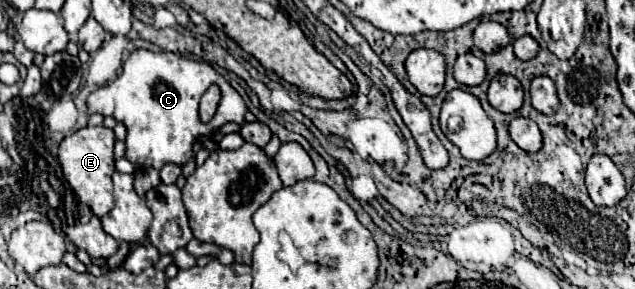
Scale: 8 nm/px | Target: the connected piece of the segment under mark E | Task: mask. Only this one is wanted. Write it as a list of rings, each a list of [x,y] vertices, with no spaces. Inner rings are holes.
[[[82,127],[76,133],[62,139],[58,149],[58,161],[62,165],[64,177],[78,195],[82,203],[86,203],[96,217],[104,217],[112,207],[112,173],[114,173],[114,133],[106,127]]]

